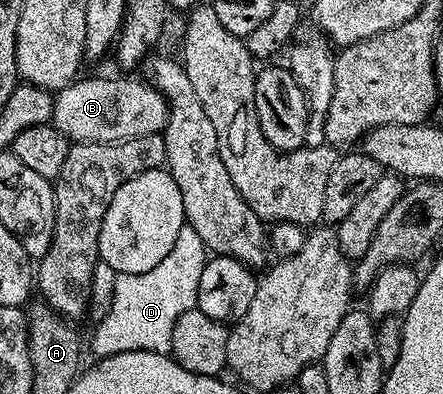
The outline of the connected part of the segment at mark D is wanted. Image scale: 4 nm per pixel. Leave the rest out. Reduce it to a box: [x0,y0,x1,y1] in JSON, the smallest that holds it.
[93,225,207,357]

